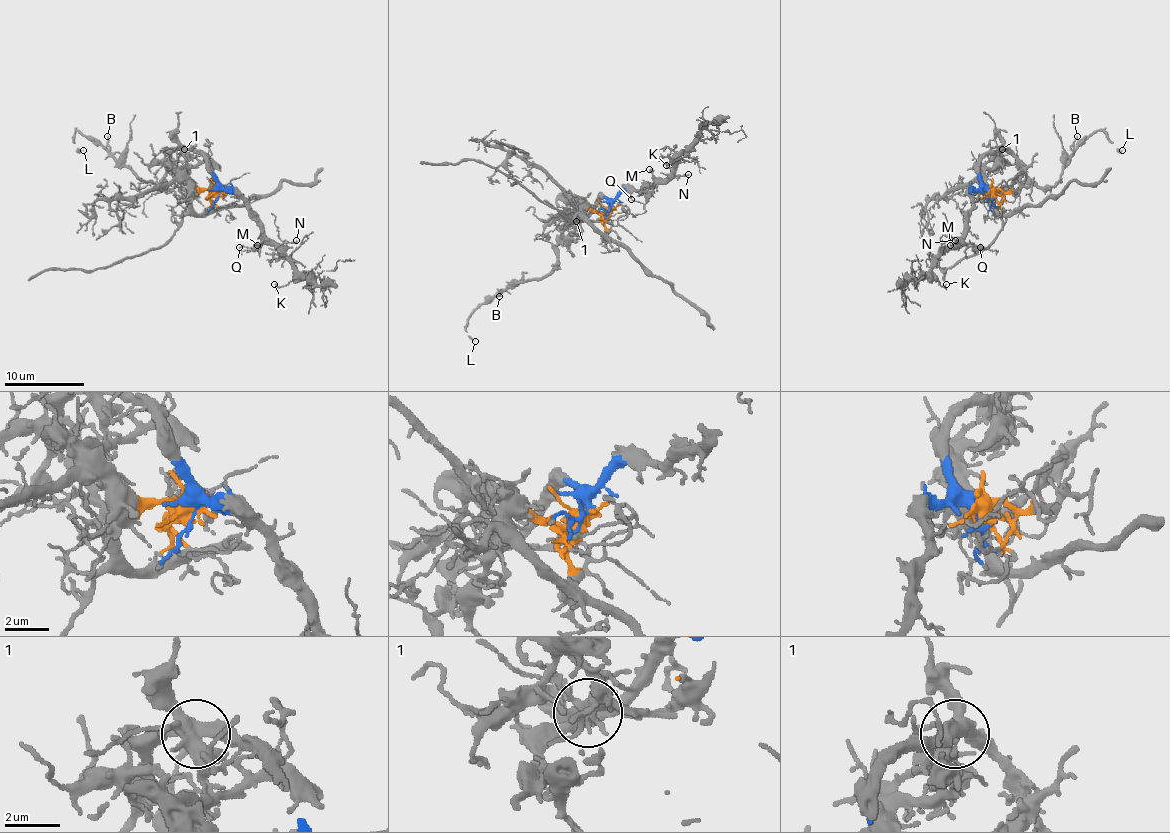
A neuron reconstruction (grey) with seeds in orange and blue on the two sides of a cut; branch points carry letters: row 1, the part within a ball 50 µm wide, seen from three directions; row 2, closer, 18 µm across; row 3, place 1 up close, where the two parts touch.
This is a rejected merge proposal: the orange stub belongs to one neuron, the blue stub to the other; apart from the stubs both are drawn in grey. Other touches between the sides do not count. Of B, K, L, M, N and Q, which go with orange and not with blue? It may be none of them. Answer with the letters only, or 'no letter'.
no letter

